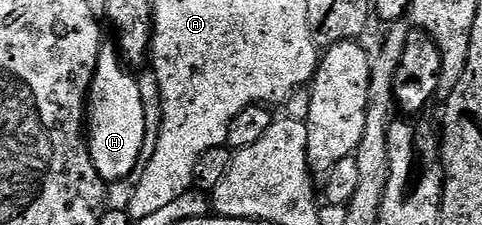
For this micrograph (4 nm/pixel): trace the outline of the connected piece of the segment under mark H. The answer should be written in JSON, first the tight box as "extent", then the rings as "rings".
{"extent":[86,44,148,183],"rings":[[[101,44],[98,67],[88,93],[86,140],[90,159],[106,183],[120,181],[132,172],[135,174],[146,153],[144,140],[148,137],[148,113],[144,110],[144,93],[131,72],[133,70],[122,60],[115,44]]]}

